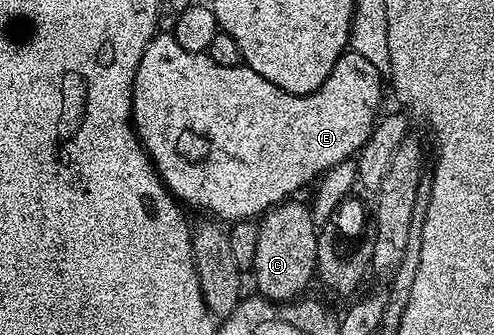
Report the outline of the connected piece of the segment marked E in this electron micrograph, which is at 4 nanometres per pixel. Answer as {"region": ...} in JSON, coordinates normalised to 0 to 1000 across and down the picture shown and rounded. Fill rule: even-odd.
{"region":[[[320,99],[310,119],[289,146],[289,170],[277,197],[273,242],[269,245],[269,379],[277,388],[277,409],[294,439],[302,463],[302,478],[310,484],[310,501],[330,543],[334,558],[348,576],[352,594],[377,621],[401,618],[407,630],[417,630],[417,645],[439,660],[512,660],[536,639],[553,618],[563,618],[567,606],[591,597],[593,582],[607,558],[617,558],[636,537],[686,493],[698,478],[713,478],[729,454],[731,442],[753,403],[755,379],[765,367],[765,352],[773,340],[771,325],[771,239],[775,221],[767,206],[735,170],[729,158],[719,158],[713,146],[700,149],[698,161],[686,170],[686,182],[670,206],[670,218],[656,245],[656,257],[638,266],[630,284],[591,284],[565,254],[540,242],[540,230],[524,230],[508,203],[494,194],[482,200],[462,200],[443,194],[431,182],[427,167],[405,152],[403,158],[379,158],[362,122],[346,99]]]}

